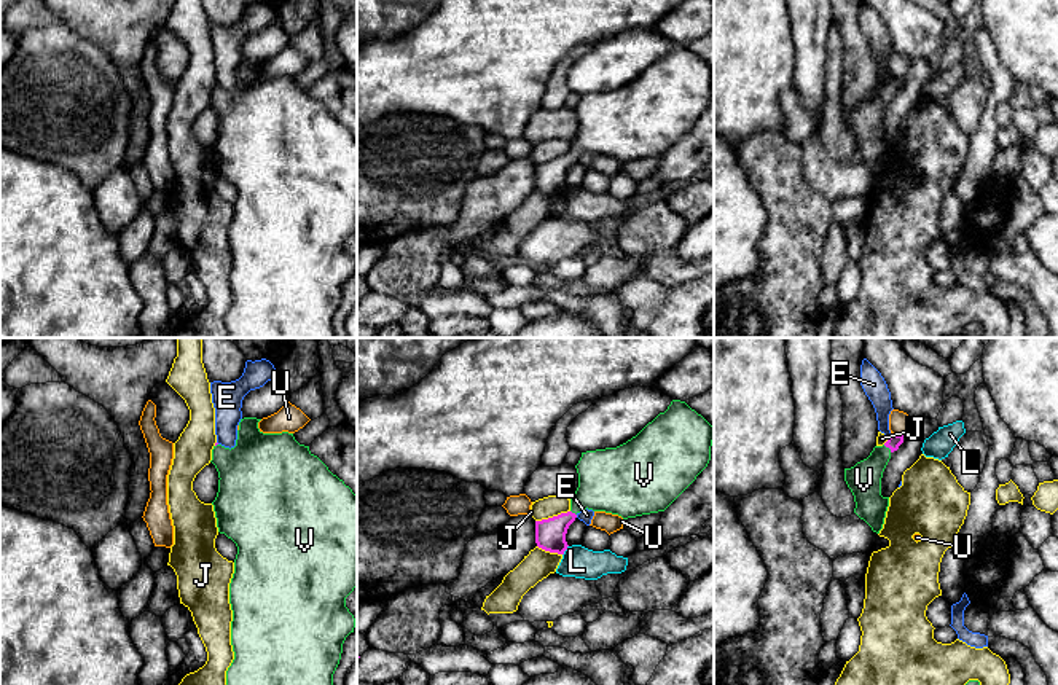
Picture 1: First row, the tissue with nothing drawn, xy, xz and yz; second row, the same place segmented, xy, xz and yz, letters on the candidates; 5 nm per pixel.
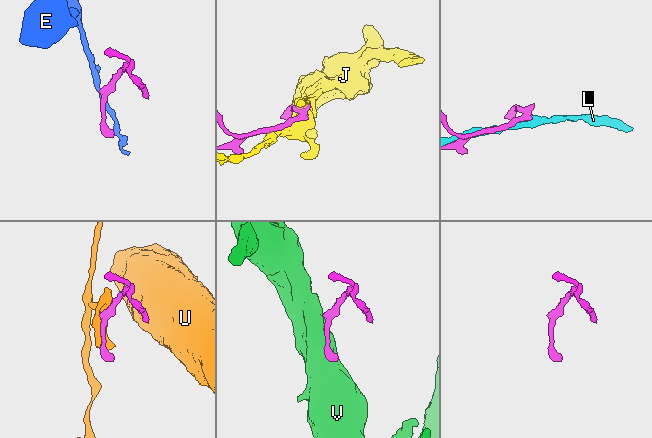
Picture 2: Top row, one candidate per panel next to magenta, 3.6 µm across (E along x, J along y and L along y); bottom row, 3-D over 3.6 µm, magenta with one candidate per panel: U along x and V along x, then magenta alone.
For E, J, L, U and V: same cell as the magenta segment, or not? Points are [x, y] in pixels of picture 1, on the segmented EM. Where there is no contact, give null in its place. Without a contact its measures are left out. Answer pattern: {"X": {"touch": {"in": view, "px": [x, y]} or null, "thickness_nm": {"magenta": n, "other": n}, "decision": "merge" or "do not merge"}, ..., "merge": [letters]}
{"E": {"touch": {"in": "yz", "px": [889, 437]}, "thickness_nm": {"magenta": 70, "other": 120}, "decision": "do not merge"}, "J": {"touch": {"in": "xz", "px": [553, 516]}, "thickness_nm": {"magenta": 160, "other": 110}, "decision": "do not merge"}, "L": {"touch": {"in": "xz", "px": [566, 548]}, "thickness_nm": {"magenta": 160, "other": 160}, "decision": "do not merge"}, "U": {"touch": {"in": "yz", "px": [897, 435]}, "thickness_nm": {"magenta": 70, "other": 110}, "decision": "do not merge"}, "V": {"touch": {"in": "yz", "px": [888, 446]}, "thickness_nm": {"magenta": 70, "other": 170}, "decision": "merge"}, "merge": ["V"]}

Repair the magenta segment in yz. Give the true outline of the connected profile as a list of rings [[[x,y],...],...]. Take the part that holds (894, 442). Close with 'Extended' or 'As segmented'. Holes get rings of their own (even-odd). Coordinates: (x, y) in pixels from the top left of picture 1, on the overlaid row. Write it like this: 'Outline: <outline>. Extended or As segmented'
Outline: [[[891,435],[883,446],[875,446],[870,456],[851,468],[844,468],[844,481],[856,502],[854,513],[864,519],[873,532],[880,534],[884,524],[889,497],[881,495],[883,472],[891,454],[903,443],[903,435]]]. Extended

